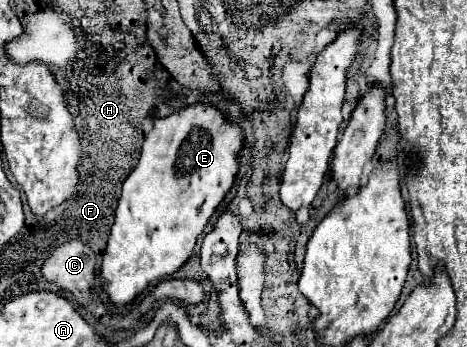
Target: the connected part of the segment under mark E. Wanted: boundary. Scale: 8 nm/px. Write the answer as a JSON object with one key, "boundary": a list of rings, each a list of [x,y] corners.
{"boundary":[[[191,105],[169,117],[157,119],[151,133],[143,141],[137,167],[123,183],[121,199],[115,211],[115,223],[101,261],[101,279],[109,301],[115,307],[133,303],[153,281],[173,277],[191,257],[197,237],[203,233],[209,217],[231,189],[237,173],[237,153],[243,147],[243,133],[237,125],[223,119],[211,105]]]}

